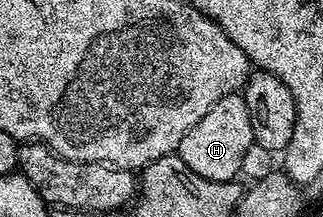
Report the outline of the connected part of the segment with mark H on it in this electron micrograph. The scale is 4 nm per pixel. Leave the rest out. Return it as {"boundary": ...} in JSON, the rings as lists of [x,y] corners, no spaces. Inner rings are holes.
{"boundary":[[[237,93],[223,95],[214,109],[210,109],[210,113],[206,113],[206,117],[202,117],[202,121],[198,121],[186,137],[182,137],[178,154],[186,165],[190,165],[190,169],[194,169],[194,173],[198,173],[198,177],[230,183],[241,174],[243,161],[249,158],[253,147],[250,109],[246,109],[243,94]]]}

